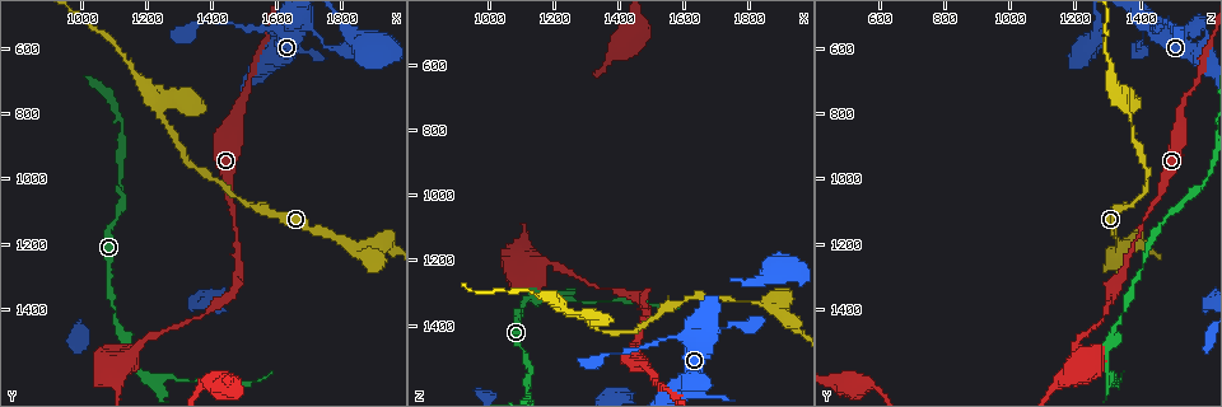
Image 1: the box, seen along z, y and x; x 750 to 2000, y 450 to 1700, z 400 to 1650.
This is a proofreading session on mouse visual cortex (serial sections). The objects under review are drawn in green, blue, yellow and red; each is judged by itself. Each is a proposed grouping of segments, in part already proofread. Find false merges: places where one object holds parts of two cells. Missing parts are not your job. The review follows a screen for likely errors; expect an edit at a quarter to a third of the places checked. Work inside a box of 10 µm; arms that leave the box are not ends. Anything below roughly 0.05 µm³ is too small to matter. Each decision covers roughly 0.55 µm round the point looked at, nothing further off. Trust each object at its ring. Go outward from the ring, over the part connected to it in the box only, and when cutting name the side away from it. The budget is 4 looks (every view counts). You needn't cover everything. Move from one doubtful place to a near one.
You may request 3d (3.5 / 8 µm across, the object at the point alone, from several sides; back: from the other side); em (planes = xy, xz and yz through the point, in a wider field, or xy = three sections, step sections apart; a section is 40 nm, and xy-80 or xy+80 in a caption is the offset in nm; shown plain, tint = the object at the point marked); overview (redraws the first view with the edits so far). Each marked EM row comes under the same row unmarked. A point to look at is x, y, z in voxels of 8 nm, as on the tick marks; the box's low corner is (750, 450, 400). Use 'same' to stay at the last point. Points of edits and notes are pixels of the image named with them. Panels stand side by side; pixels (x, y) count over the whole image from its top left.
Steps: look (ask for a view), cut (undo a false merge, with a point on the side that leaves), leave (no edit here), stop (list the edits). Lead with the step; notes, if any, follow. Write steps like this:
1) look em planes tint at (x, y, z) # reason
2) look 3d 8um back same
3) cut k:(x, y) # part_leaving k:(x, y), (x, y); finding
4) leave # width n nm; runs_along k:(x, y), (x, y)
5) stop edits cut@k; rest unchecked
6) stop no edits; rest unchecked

look 3d 3.5um at (1880, 1240, 1340) # abrupt turn

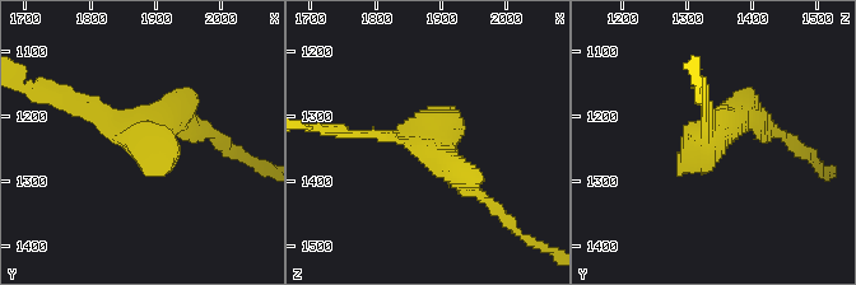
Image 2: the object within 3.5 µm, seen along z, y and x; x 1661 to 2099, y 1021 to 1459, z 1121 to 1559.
look em planes tint at (1880, 1235, 1340) # shape alone is not enough

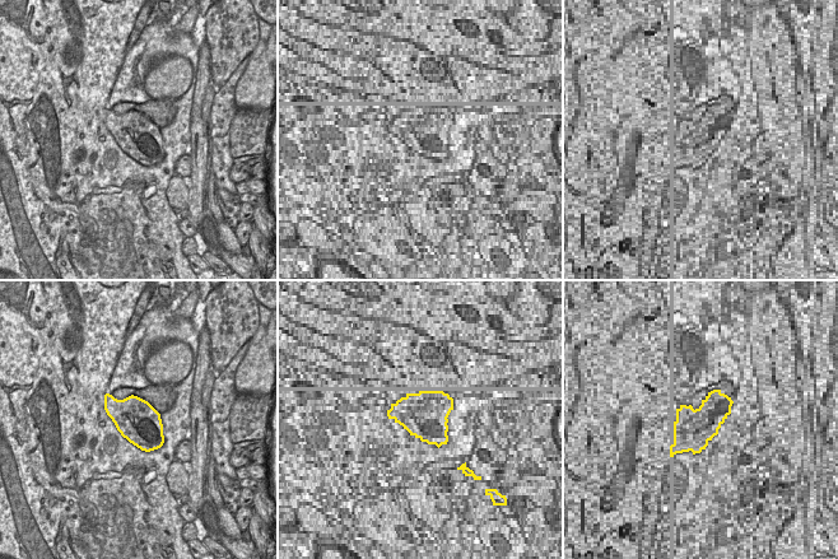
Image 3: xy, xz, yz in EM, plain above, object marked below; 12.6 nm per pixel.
leave # runs_along 2:(354, 134), (417, 134), (479, 196); all the same cell

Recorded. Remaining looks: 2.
look 3d 3.5um at (1210, 1610, 1300) # arms part here

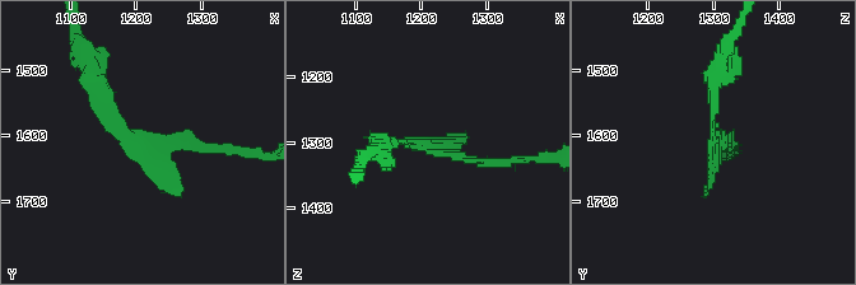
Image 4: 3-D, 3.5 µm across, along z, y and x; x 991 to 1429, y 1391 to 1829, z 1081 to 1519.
look em xy step 5 tint at (1200, 1610, 1300) # shape alone is not enough

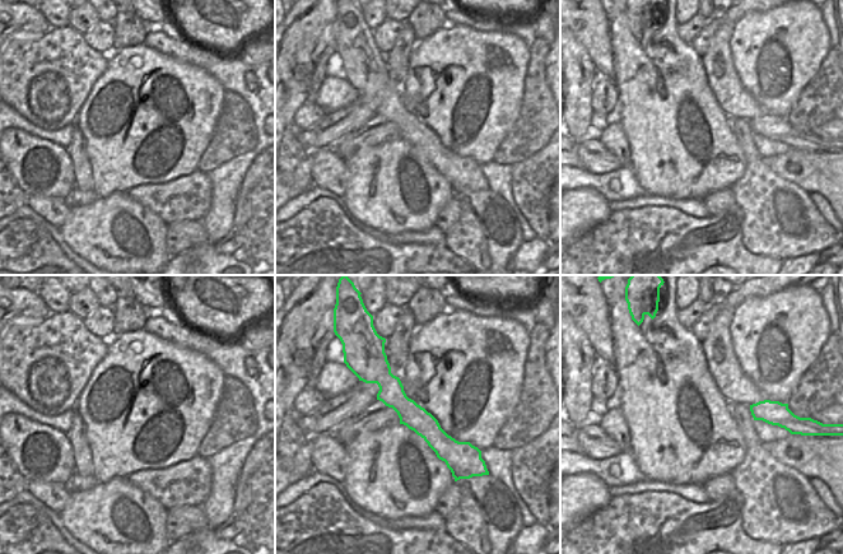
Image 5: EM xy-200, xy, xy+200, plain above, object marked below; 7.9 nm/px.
cut 4:(213, 149) # part_leaving 4:(149, 143), (200, 143), (266, 154); a second cell is stuck on

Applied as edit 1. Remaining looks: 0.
stop edits cut@4; rest unchecked

